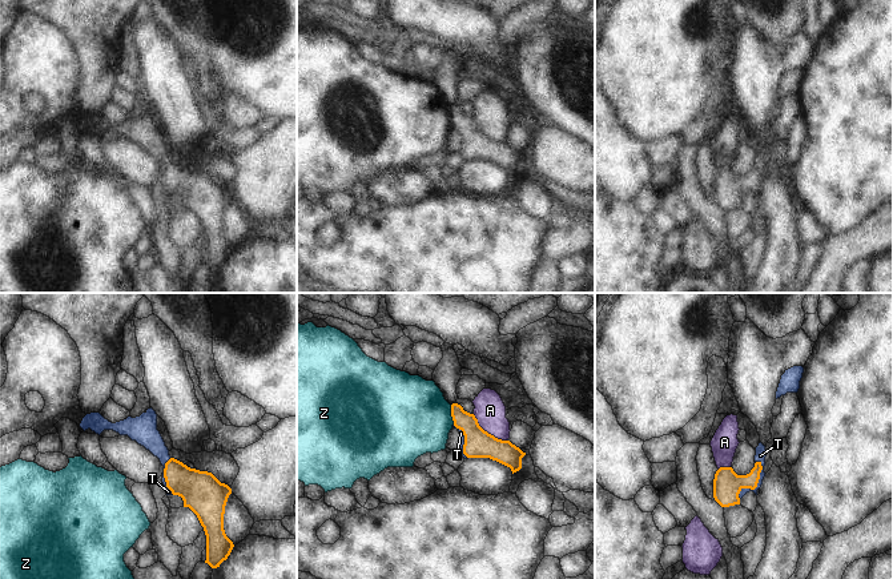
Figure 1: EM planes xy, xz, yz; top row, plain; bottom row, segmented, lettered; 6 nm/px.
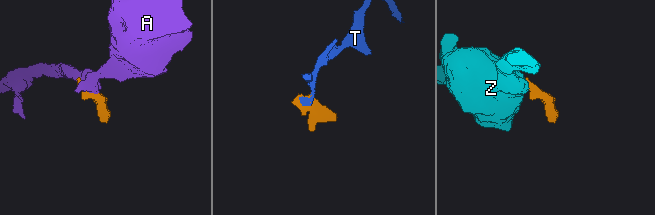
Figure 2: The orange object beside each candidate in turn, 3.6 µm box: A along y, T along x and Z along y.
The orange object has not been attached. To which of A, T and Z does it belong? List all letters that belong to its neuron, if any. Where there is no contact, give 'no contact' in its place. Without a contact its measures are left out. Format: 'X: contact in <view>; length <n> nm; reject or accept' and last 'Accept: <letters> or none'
A: contact in xz; length 280 nm; reject
T: contact in yz; length 260 nm; accept
Z: contact in xz; length 120 nm; reject
Accept: T

